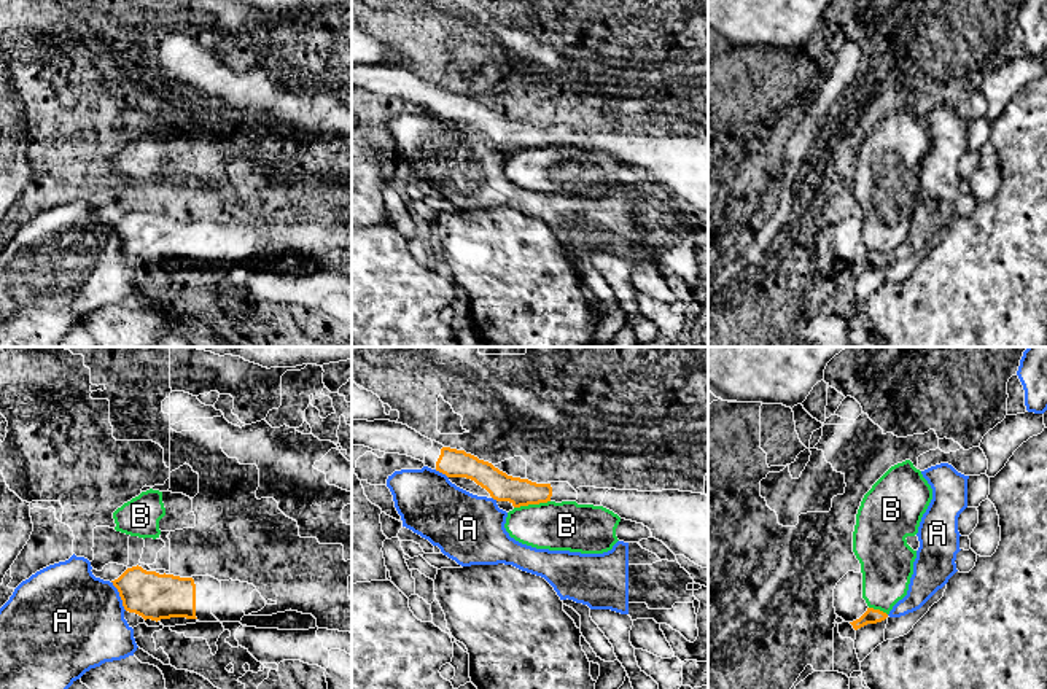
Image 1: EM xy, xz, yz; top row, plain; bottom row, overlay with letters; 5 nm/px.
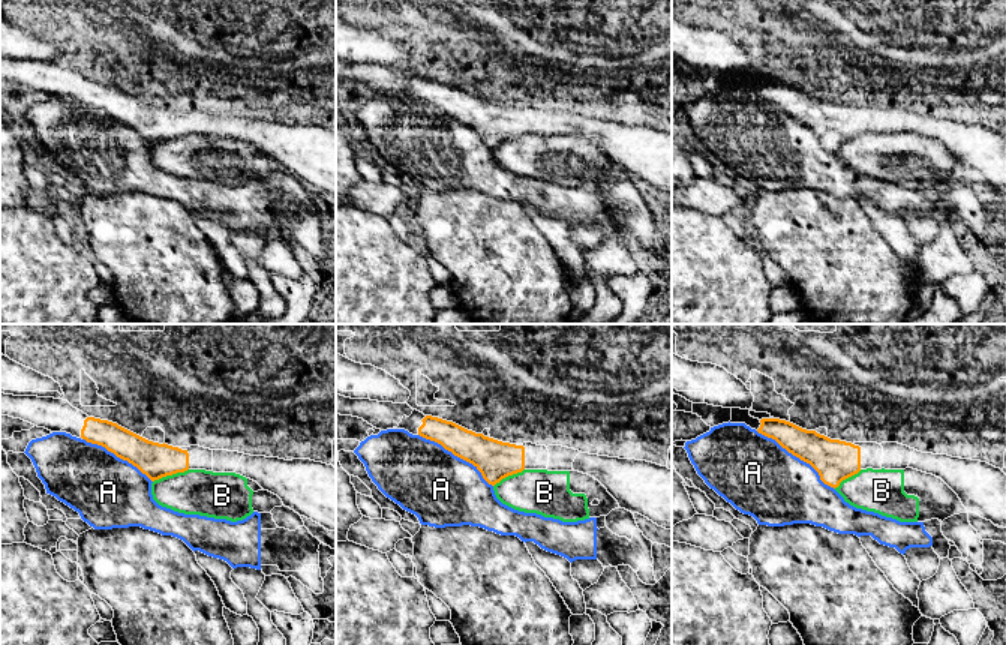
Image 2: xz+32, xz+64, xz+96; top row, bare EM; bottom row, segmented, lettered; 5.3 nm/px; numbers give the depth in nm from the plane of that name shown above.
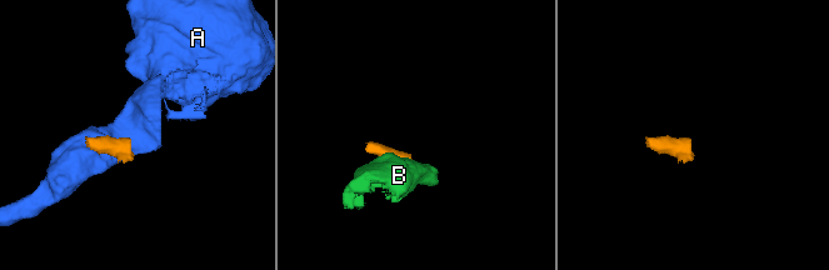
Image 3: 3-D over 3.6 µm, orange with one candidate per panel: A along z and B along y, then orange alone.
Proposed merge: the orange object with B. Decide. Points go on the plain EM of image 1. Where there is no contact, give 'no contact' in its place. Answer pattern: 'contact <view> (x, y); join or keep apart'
contact xz (532, 147); keep apart

